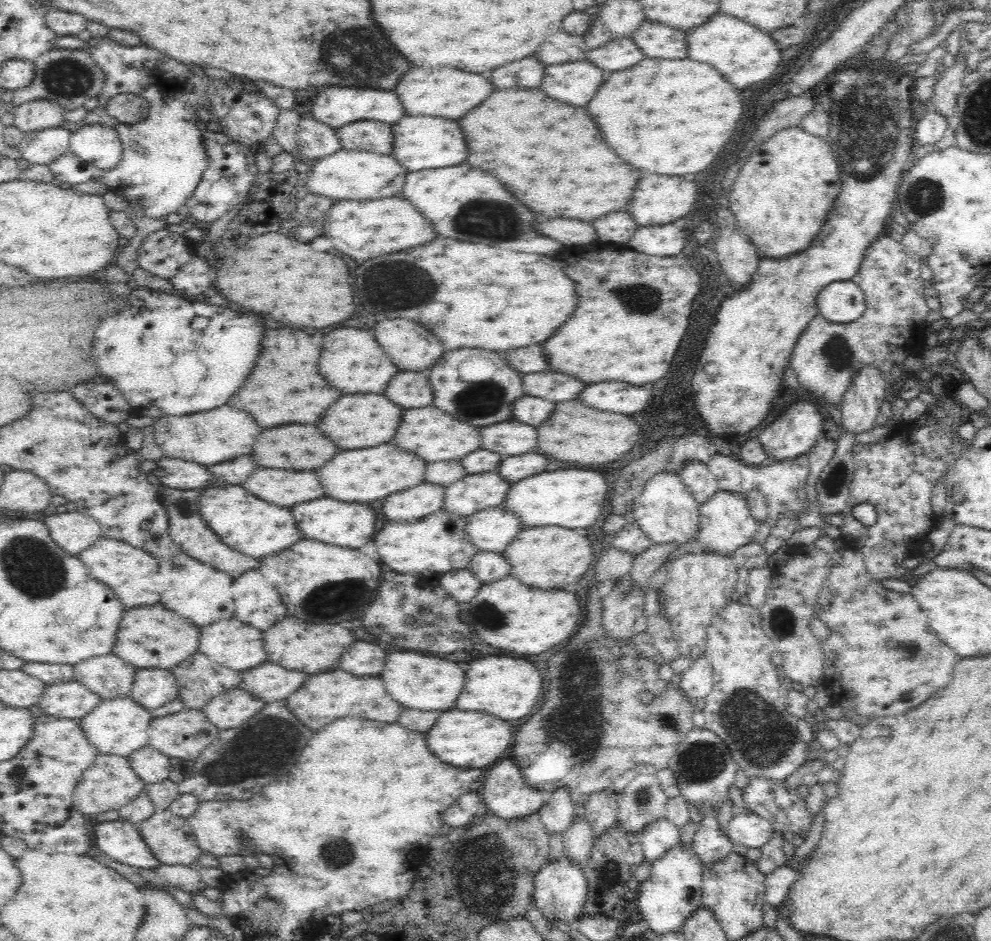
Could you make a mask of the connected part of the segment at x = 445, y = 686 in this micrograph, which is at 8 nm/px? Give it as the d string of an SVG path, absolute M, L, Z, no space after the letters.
M392 652L386 658L380 678L386 684L388 694L404 708L414 710L450 710L464 686L464 672L450 660L428 658L414 652Z

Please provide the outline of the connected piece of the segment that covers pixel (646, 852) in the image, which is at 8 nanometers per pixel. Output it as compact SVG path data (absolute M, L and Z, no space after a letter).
M665 816L648 822L638 834L638 840L643 848L643 858L654 863L668 852L674 844L680 841L678 827L672 824Z

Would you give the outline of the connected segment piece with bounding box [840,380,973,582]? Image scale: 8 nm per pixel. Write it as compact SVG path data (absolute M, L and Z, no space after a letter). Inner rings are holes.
M954 380L948 384L946 384L945 393L936 396L936 401L934 401L930 406L926 406L926 422L924 424L907 423L895 426L890 432L888 436L884 439L878 441L877 443L858 443L855 442L854 446L852 446L852 450L850 450L851 454L848 457L848 461L854 463L854 476L852 476L852 482L850 482L850 486L848 488L850 496L848 496L848 500L846 500L846 508L842 510L840 515L842 515L842 521L844 524L840 526L840 541L844 545L844 547L848 549L853 549L854 551L858 551L864 558L864 564L866 565L866 569L868 573L871 574L874 580L881 582L885 579L900 579L902 574L906 573L907 570L902 565L902 562L922 544L922 542L926 541L928 533L933 530L934 525L936 524L936 517L934 513L932 513L932 504L930 503L930 498L932 498L932 490L934 490L934 486L940 480L944 480L944 476L946 476L949 470L954 466L954 463L963 455L963 452L969 448L972 440L966 440L962 438L958 433L958 427L965 424L966 422L962 421L961 418L966 413L964 408L964 403L960 402L958 398L952 393L952 390L958 387L962 382L958 380ZM862 502L868 502L868 504L872 504L874 506L874 510L877 513L876 523L872 526L867 526L862 524L854 515L852 515L852 508L857 504L862 504Z

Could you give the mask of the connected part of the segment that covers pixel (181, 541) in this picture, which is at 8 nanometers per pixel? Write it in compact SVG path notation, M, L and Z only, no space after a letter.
M158 486L158 491L168 493L164 505L169 516L169 533L173 543L184 554L191 556L202 564L208 565L210 568L219 570L219 572L226 572L232 579L239 578L248 570L254 570L260 564L258 559L248 558L245 554L232 550L228 545L220 541L216 533L212 532L212 529L198 517L195 512L196 498L198 498L199 494L197 489L184 489L184 492L182 492L182 490L166 489L163 486Z

